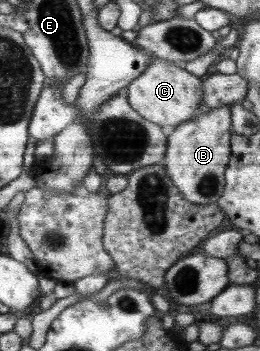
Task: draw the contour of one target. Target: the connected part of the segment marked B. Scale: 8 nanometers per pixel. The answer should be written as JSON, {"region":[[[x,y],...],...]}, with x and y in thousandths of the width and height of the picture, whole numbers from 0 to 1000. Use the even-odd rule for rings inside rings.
{"region":[[[892,296],[812,308],[788,325],[765,319],[723,345],[677,359],[642,390],[642,422],[623,453],[646,501],[715,570],[754,581],[838,578],[865,536],[865,481],[885,459],[885,390],[892,390],[885,330]]]}

